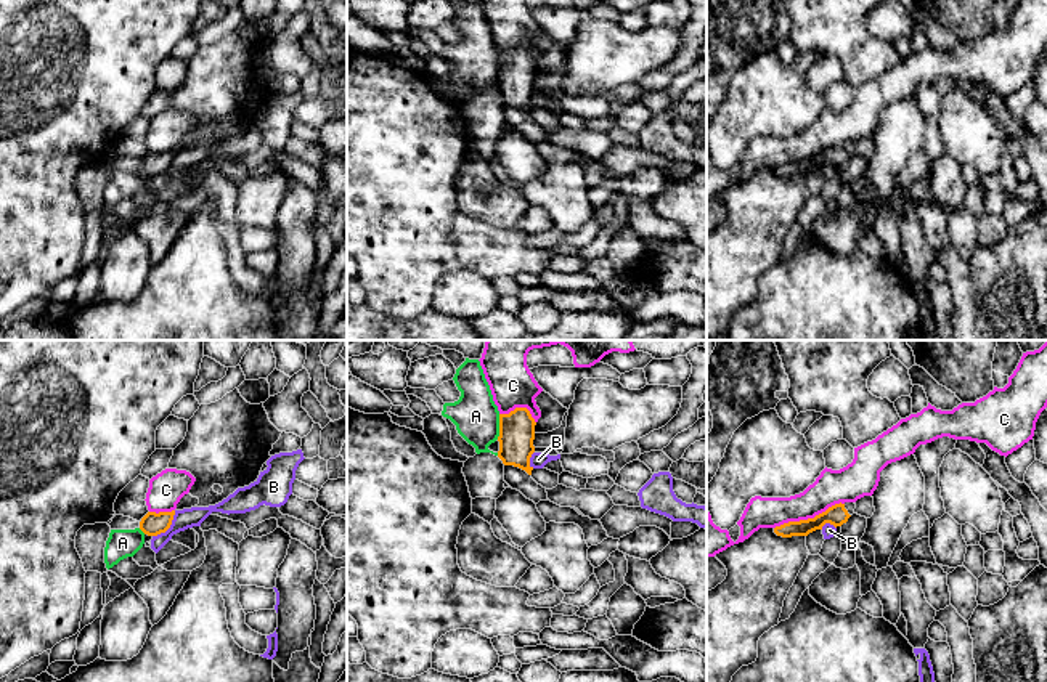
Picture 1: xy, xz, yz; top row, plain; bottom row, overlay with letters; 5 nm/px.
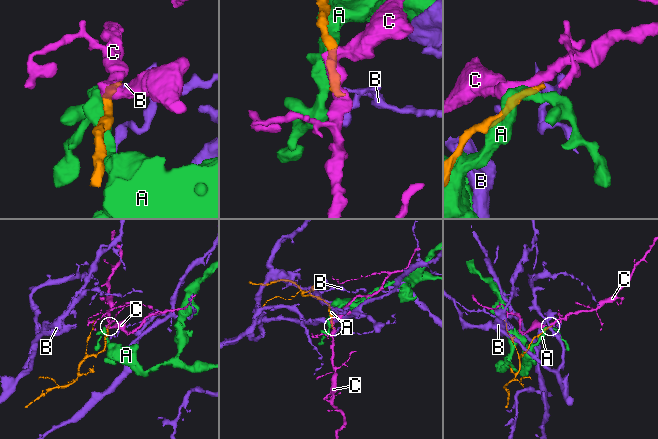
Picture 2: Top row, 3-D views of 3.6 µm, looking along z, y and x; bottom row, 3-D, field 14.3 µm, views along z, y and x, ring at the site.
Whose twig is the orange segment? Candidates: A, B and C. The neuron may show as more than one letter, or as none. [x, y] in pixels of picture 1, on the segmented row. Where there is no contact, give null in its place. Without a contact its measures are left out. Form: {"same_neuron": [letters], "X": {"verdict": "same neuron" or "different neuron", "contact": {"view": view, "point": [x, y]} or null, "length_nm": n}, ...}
{"same_neuron": [], "A": {"verdict": "different neuron", "contact": {"view": "xz", "point": [500, 427]}, "length_nm": 130}, "B": {"verdict": "different neuron", "contact": {"view": "xy", "point": [169, 527]}, "length_nm": 180}, "C": {"verdict": "different neuron", "contact": {"view": "yz", "point": [808, 519]}, "length_nm": 380}}

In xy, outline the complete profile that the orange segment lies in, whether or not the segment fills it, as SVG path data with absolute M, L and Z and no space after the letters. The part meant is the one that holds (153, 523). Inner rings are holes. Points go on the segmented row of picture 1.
M175 510L172 512L148 512L141 522L140 530L148 536L157 536L161 533L165 533L173 520Z

